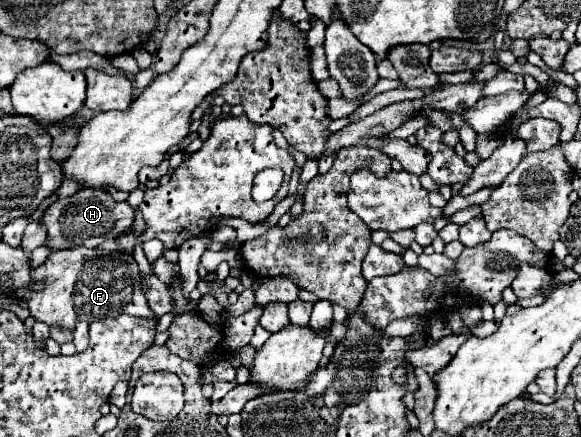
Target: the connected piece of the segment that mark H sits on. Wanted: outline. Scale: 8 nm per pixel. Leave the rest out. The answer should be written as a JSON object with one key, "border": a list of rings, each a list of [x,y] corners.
{"border":[[[82,188],[70,198],[52,202],[42,220],[48,228],[46,244],[50,244],[54,250],[74,248],[74,246],[98,248],[102,242],[120,236],[124,230],[130,230],[134,222],[134,210],[130,208],[128,202],[116,202],[104,190]]]}

